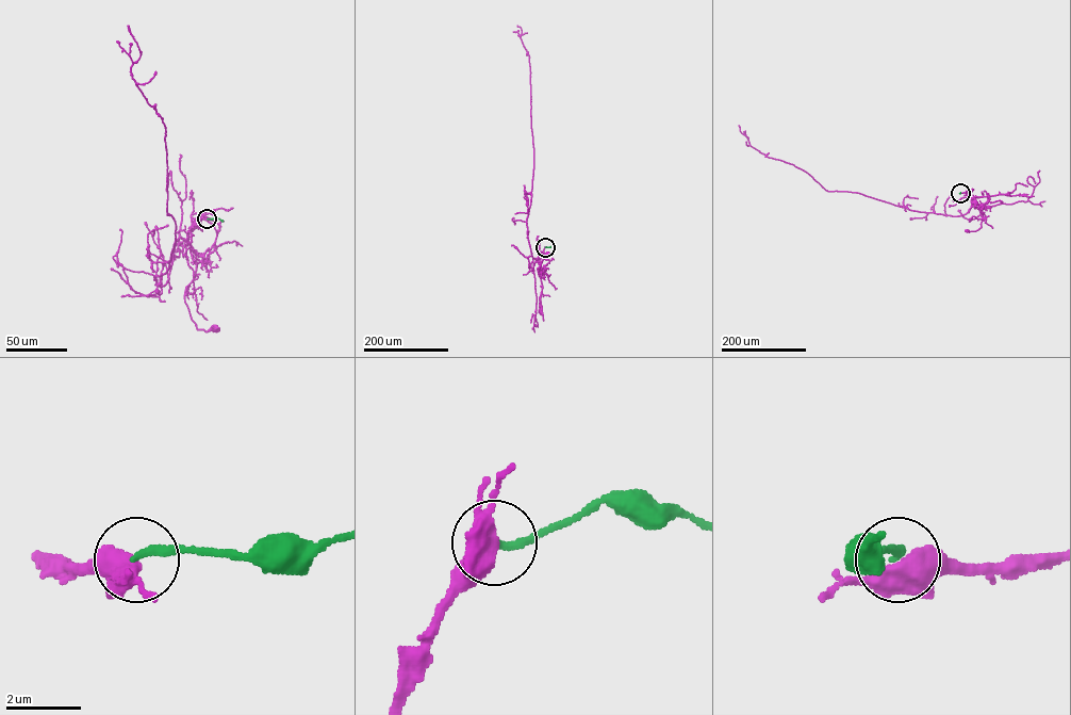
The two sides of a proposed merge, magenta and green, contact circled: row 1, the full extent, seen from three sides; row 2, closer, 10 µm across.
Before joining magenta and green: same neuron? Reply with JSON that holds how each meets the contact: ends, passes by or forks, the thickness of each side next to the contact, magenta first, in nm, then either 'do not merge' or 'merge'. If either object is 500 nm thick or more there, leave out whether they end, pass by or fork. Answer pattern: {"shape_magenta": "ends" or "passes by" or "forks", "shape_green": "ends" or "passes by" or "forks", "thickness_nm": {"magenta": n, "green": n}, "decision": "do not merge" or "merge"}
{"shape_magenta": "forks", "shape_green": "ends", "thickness_nm": {"magenta": 440, "green": 220}, "decision": "do not merge"}

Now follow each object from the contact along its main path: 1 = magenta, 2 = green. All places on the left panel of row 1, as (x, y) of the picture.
1: (207, 220), (197, 221), (187, 232), (196, 263), (184, 301), (197, 329), (212, 327)
2: (207, 218), (223, 221)

